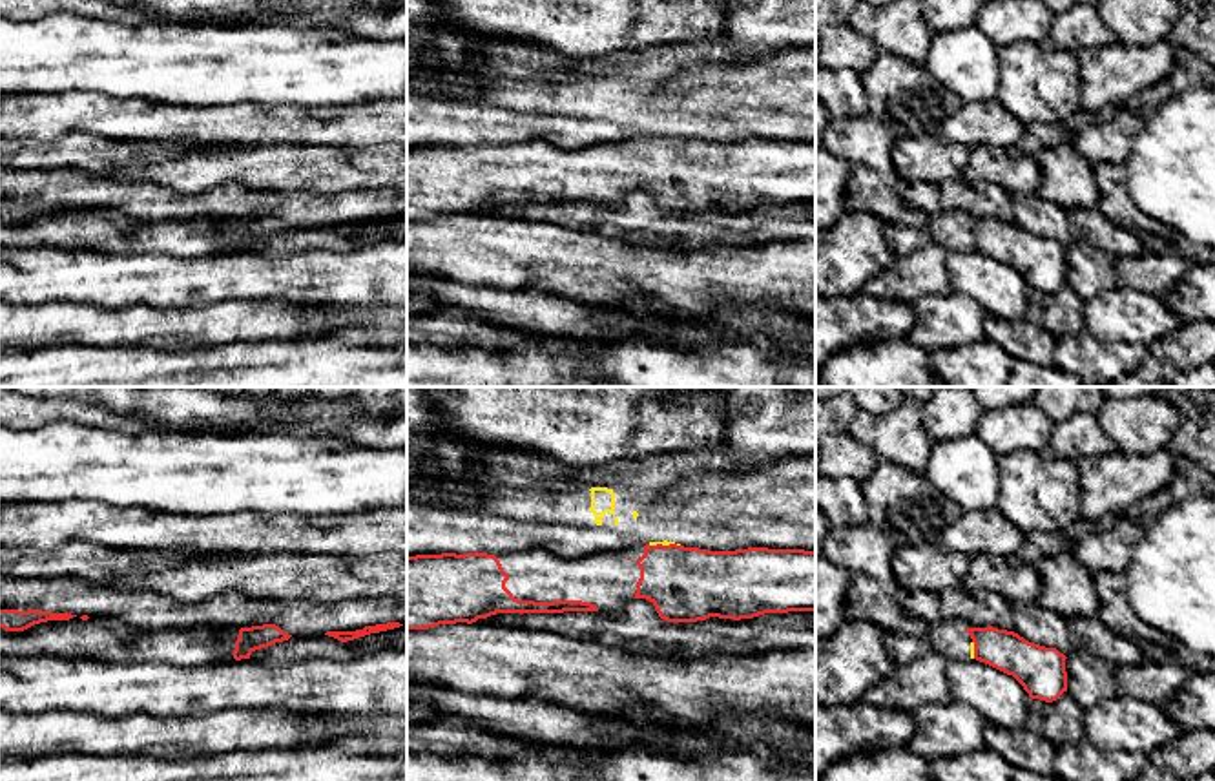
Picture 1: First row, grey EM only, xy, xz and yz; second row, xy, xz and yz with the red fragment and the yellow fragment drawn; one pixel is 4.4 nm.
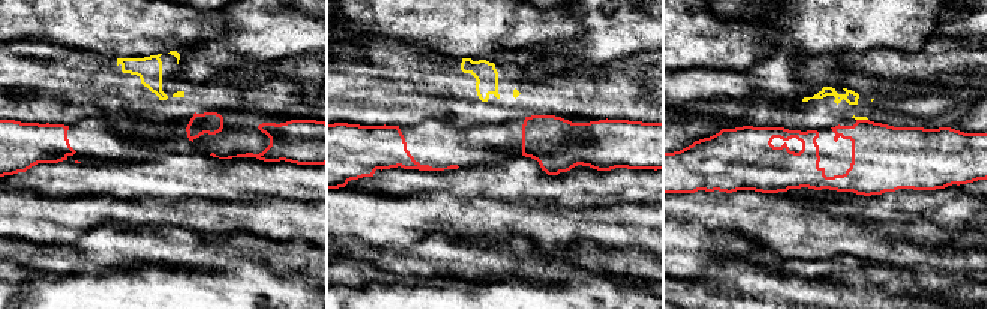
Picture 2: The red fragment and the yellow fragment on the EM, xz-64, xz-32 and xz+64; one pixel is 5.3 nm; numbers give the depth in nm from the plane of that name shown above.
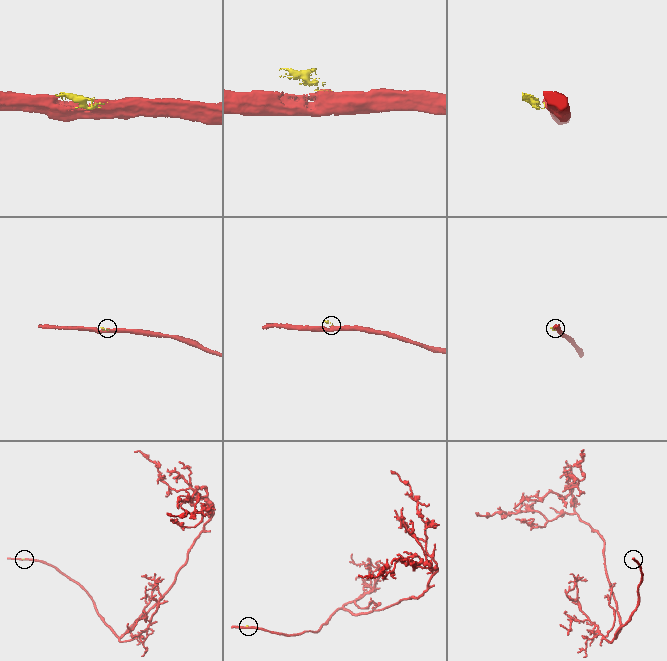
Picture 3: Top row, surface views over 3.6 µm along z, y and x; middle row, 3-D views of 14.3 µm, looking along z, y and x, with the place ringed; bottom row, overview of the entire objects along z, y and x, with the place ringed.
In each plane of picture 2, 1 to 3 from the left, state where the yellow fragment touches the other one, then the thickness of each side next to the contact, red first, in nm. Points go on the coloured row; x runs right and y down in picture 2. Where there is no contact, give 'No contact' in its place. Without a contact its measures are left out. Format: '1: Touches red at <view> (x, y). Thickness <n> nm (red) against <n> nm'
1: No contact
2: No contact
3: Touches red at xz+64 (863, 120). Thickness 360 nm (red) against 20 nm

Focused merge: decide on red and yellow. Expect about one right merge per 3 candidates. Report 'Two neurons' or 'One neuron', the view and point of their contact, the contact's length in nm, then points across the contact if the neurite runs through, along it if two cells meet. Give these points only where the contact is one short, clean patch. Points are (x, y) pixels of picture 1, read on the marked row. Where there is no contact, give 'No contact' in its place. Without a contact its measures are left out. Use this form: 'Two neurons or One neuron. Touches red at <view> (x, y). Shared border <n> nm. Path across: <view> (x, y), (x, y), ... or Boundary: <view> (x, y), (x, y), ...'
Two neurons. Touches red at xz (664, 546). Shared border 140 nm

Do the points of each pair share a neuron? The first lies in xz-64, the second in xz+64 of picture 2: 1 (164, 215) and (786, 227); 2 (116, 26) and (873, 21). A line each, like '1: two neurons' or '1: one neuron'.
1: one neuron
2: one neuron

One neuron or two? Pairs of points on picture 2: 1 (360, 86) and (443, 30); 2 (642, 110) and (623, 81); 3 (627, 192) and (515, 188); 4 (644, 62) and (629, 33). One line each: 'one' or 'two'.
1: two
2: one
3: one
4: two

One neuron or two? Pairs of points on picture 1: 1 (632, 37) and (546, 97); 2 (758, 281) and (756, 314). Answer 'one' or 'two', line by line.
1: two
2: two

